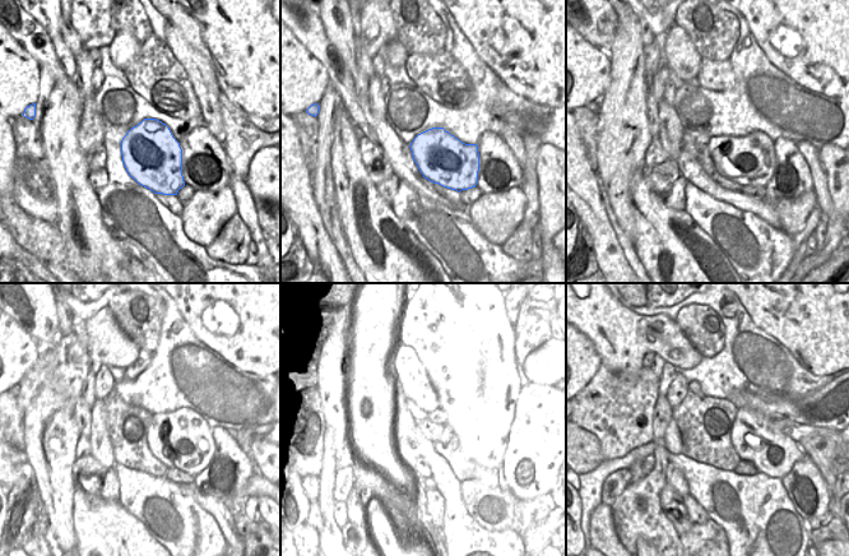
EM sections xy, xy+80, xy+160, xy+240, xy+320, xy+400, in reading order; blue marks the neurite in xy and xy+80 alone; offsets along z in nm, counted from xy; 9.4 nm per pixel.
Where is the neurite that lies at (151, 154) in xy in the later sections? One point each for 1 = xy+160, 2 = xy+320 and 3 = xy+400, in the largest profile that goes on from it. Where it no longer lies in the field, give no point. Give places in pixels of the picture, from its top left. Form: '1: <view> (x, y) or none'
1: xy+160 (750, 160)
2: xy+320 (468, 436)
3: xy+400 (754, 436)

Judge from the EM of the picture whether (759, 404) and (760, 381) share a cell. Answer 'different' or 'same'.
different

